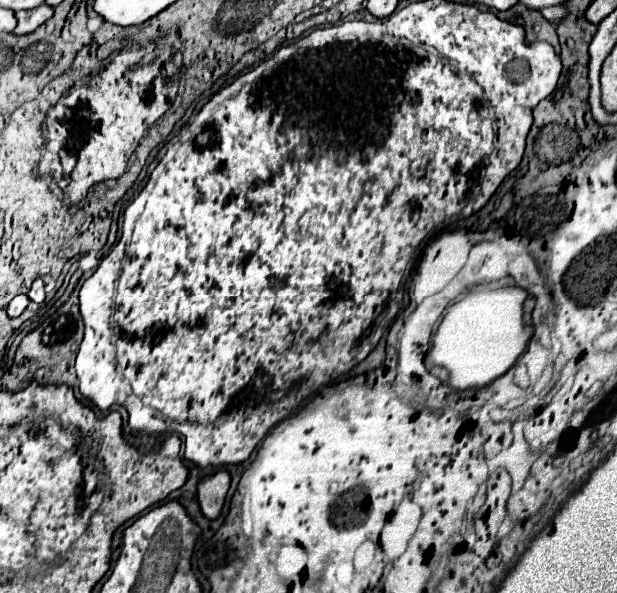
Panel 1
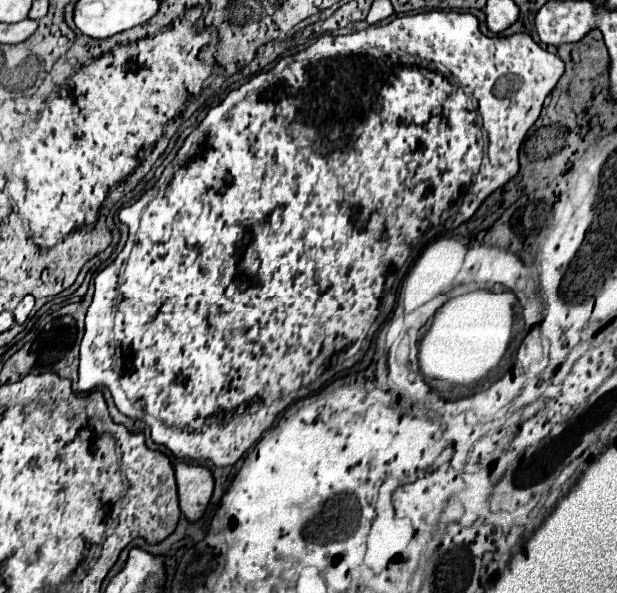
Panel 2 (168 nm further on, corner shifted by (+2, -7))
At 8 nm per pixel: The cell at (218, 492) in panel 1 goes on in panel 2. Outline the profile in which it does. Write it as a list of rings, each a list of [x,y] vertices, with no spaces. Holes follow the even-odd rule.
[[[176,463],[176,483],[178,483],[178,497],[180,497],[180,509],[182,515],[196,523],[206,513],[212,491],[214,491],[214,477],[206,467],[200,465],[186,465]]]

